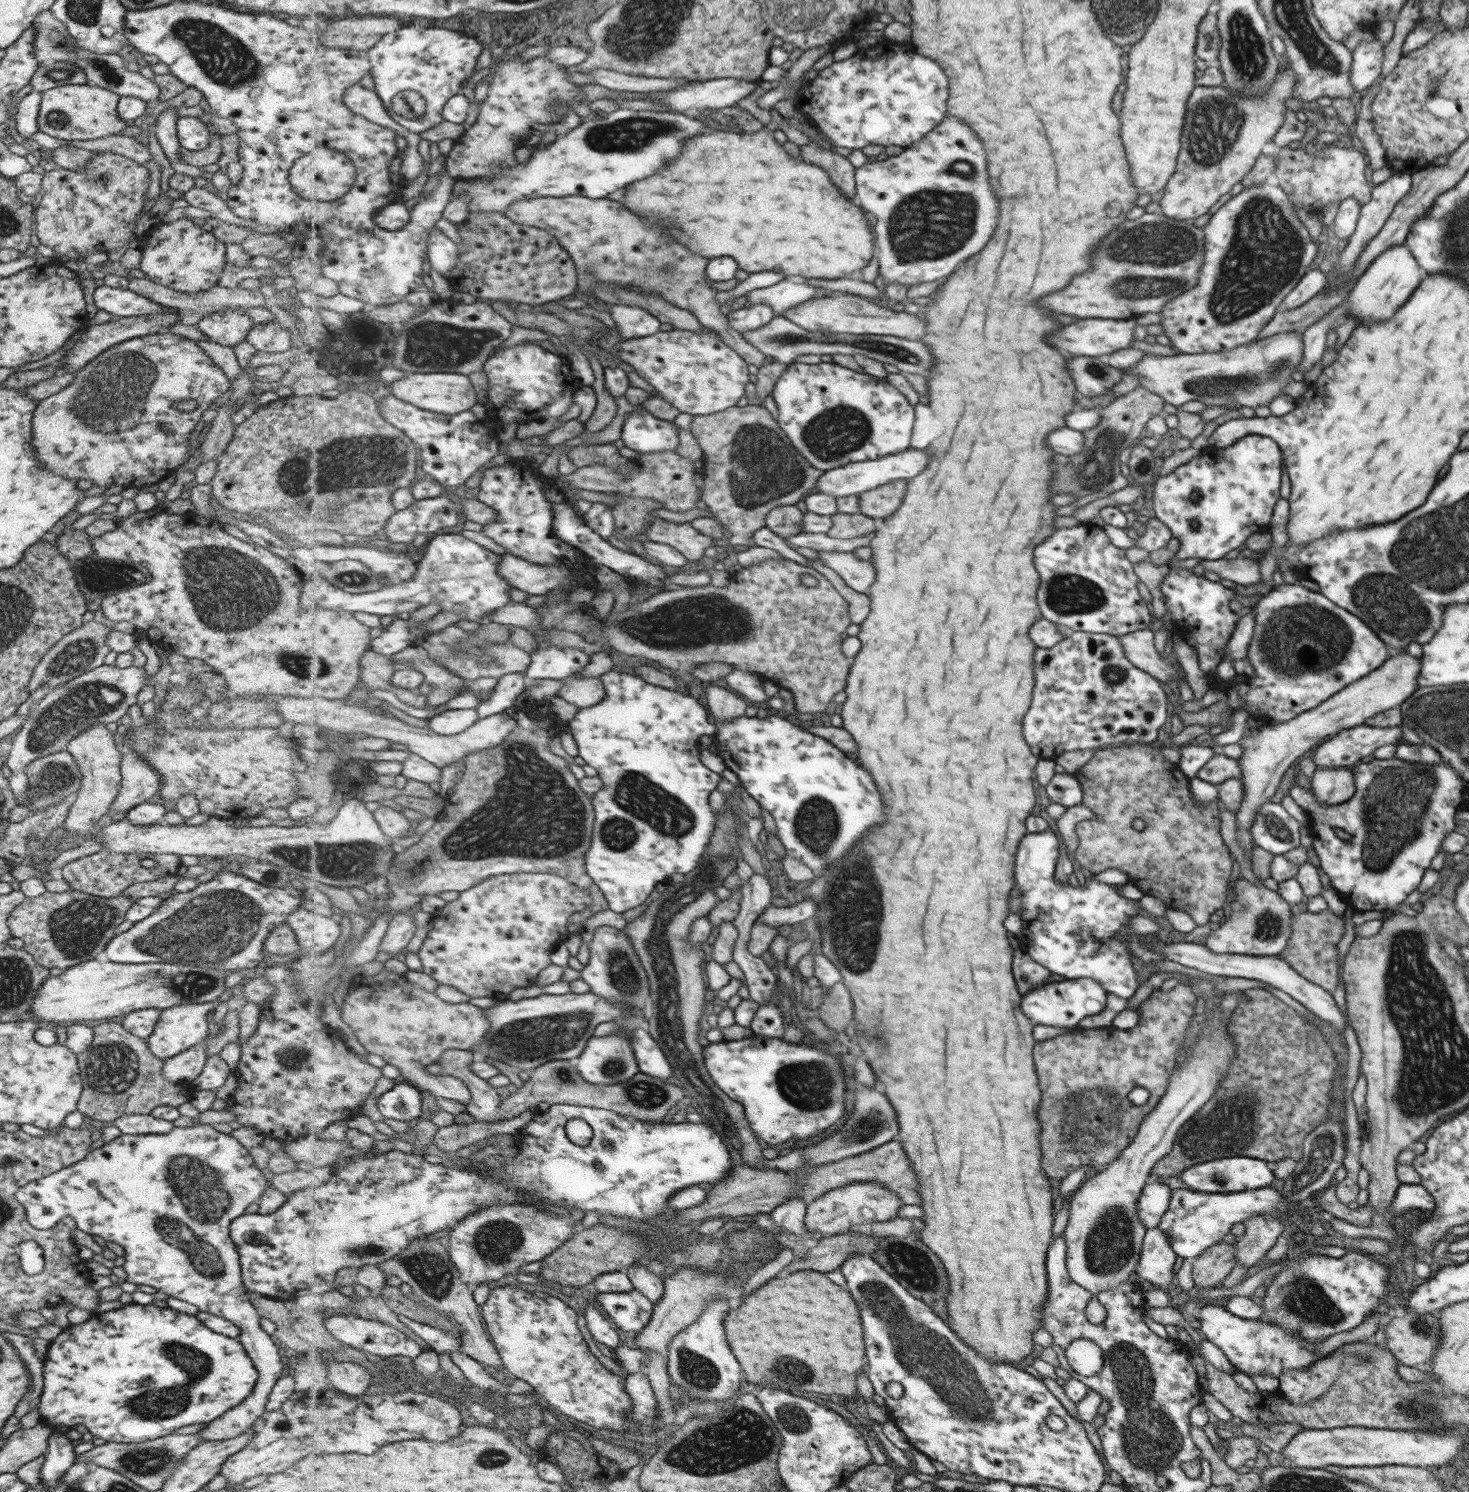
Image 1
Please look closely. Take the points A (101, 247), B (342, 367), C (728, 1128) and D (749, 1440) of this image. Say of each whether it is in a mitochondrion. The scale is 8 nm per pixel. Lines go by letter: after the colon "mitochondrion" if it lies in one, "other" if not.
A: other
B: other
C: mitochondrion
D: mitochondrion

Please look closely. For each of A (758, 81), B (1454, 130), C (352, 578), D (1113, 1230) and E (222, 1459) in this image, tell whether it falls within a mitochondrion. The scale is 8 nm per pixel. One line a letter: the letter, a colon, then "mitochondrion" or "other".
A: other
B: other
C: mitochondrion
D: mitochondrion
E: other

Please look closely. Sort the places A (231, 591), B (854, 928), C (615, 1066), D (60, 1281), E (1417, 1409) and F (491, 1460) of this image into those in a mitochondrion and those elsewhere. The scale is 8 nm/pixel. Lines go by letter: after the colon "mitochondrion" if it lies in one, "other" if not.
A: mitochondrion
B: mitochondrion
C: mitochondrion
D: other
E: mitochondrion
F: mitochondrion

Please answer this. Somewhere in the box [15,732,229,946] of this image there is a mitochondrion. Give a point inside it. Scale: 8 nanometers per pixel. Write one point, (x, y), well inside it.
(56, 778)

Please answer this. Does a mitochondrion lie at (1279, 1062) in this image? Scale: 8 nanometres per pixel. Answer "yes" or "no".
no

